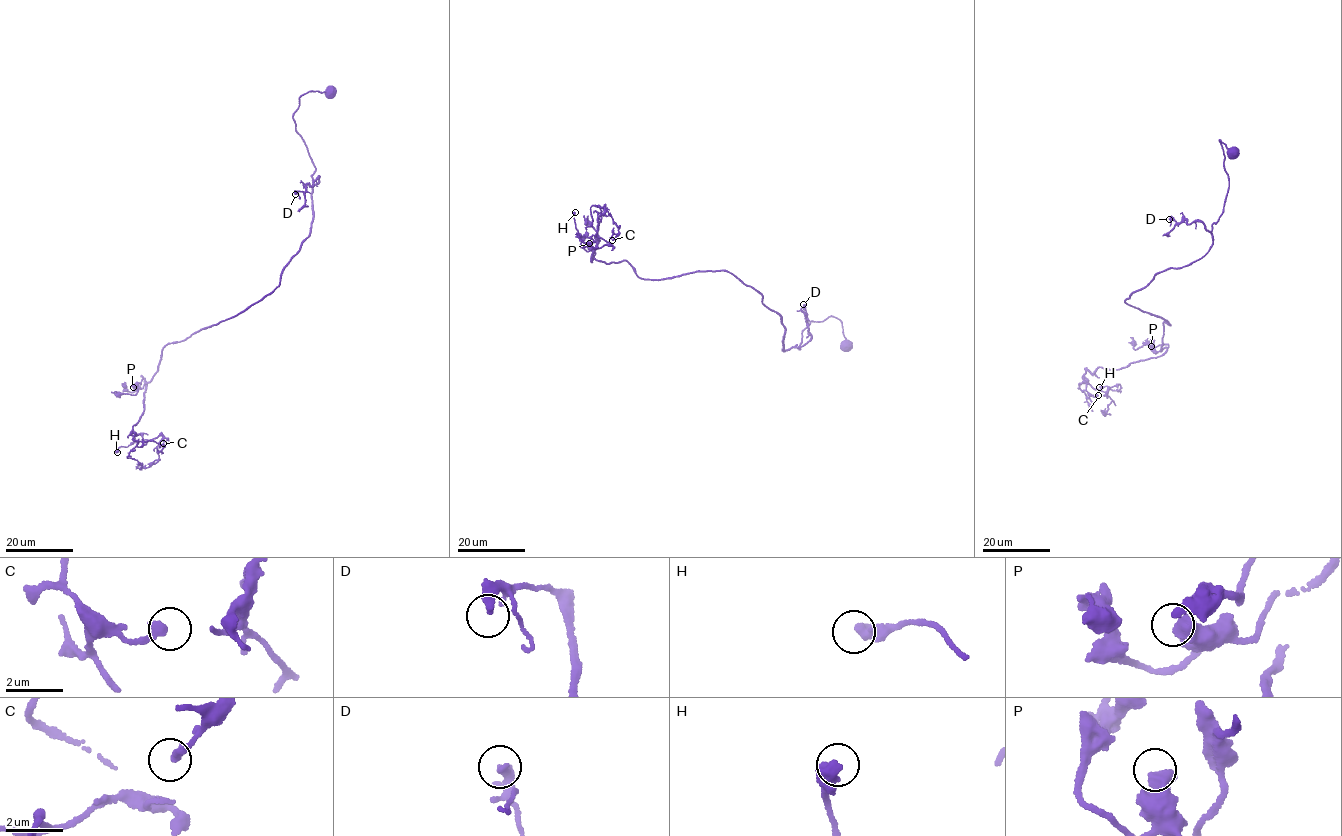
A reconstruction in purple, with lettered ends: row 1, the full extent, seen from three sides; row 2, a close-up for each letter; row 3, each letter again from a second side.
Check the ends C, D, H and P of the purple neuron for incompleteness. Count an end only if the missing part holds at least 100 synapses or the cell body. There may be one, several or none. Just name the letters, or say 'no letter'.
no letter

